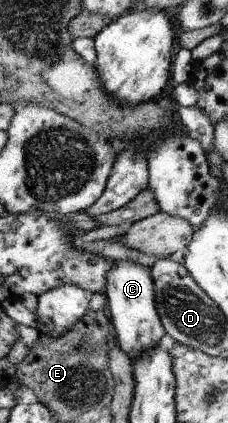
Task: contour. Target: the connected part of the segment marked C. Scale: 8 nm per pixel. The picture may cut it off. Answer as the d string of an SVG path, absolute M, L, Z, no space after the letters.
M120 260L112 263L106 278L105 296L107 313L115 329L116 342L130 358L147 353L160 345L160 339L166 333L155 302L155 280L151 268L133 263L132 260Z

